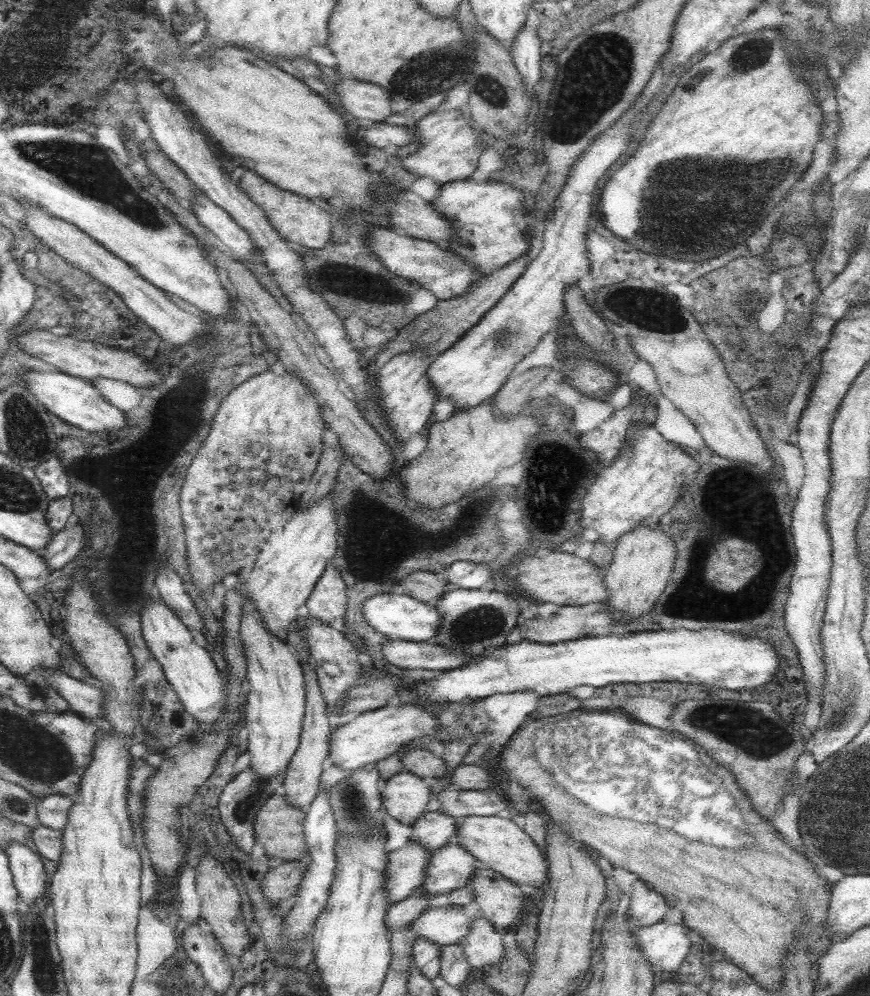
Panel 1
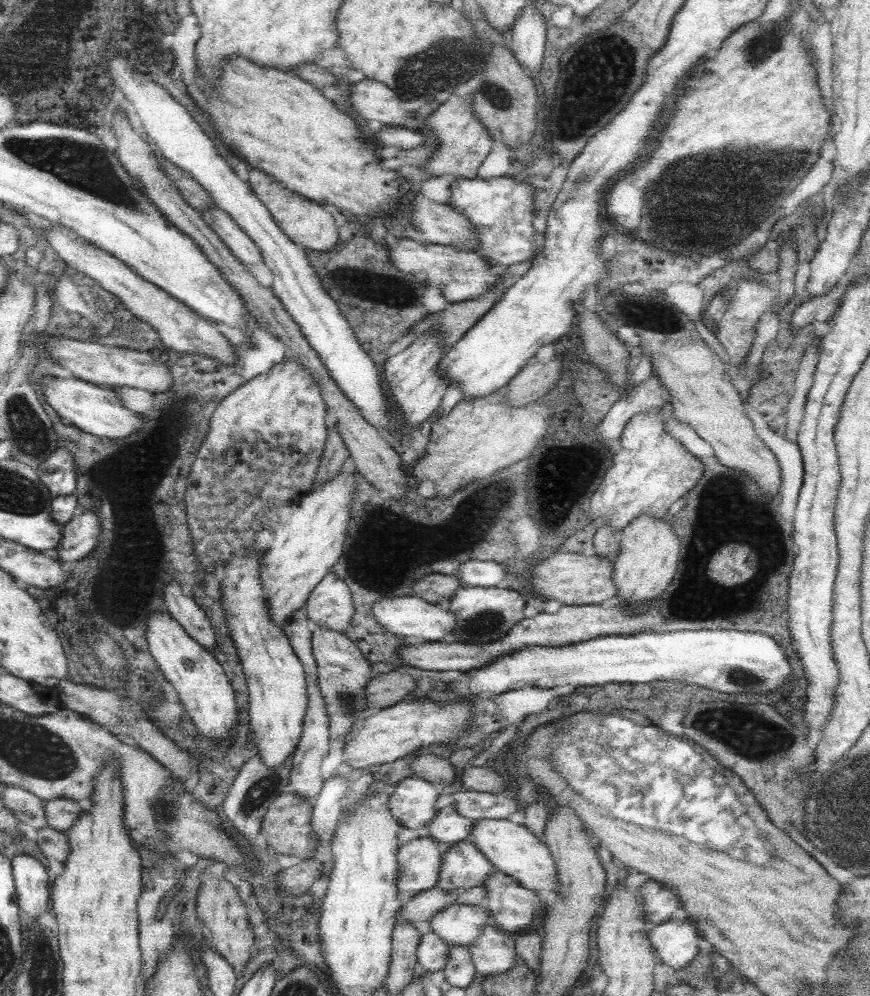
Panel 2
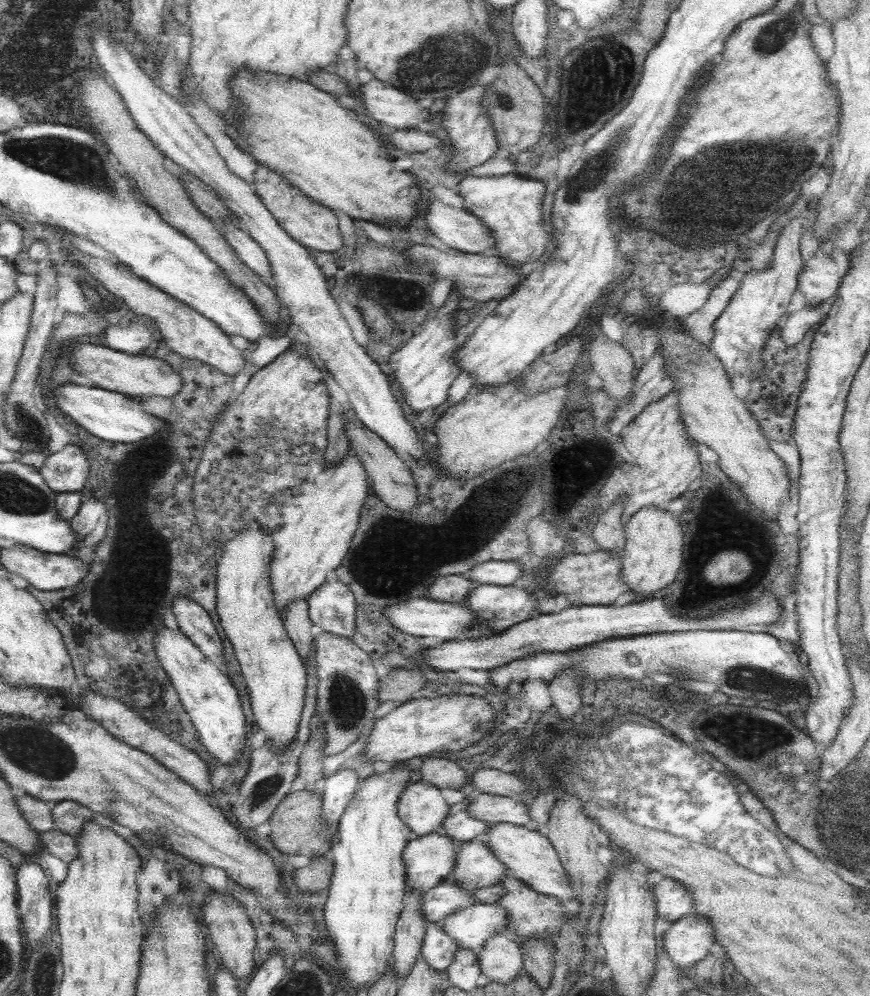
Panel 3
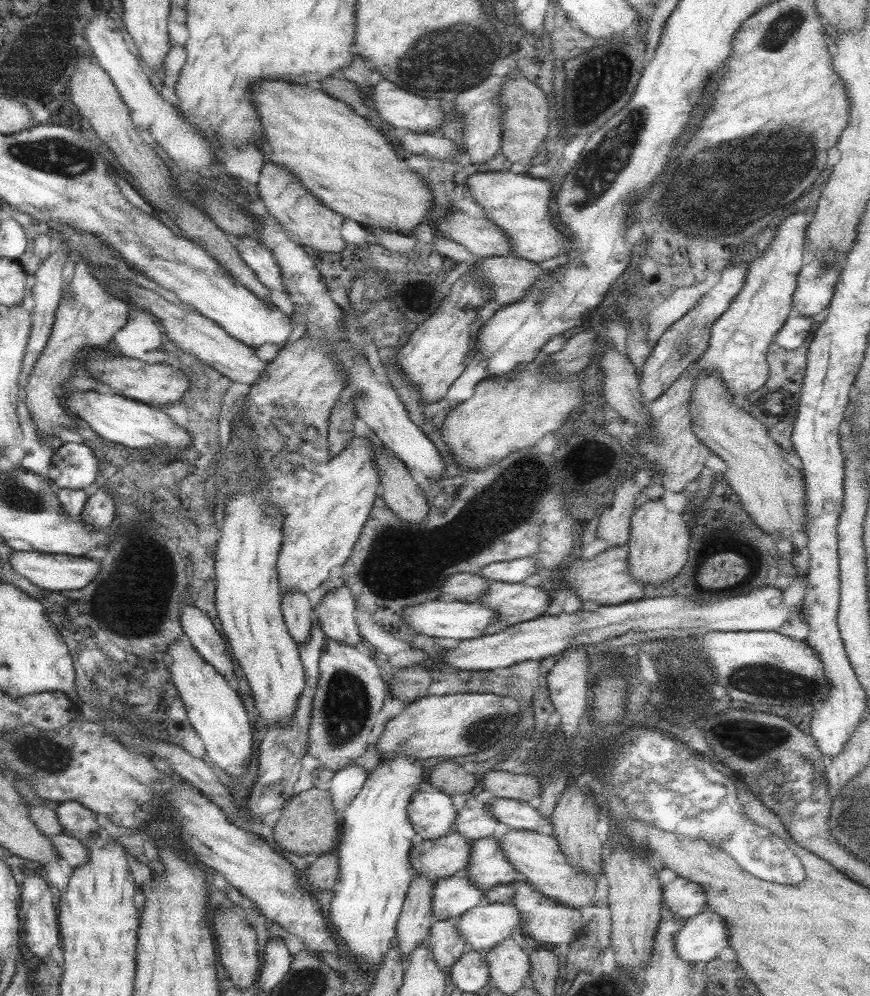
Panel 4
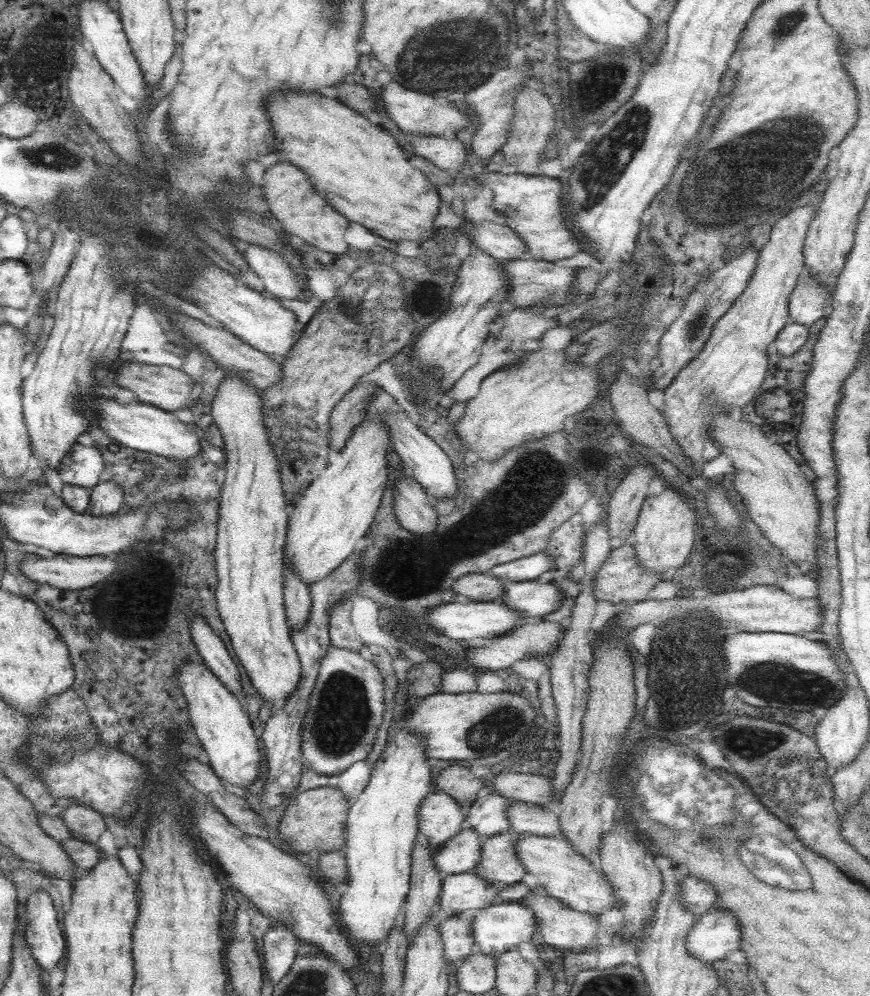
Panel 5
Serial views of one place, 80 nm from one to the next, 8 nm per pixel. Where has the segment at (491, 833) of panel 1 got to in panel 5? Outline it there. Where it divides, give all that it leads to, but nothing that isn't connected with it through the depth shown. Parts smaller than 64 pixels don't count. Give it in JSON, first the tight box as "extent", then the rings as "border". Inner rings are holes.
{"extent":[515,836,619,915],"border":[[[516,836],[516,838],[515,853],[523,865],[525,877],[533,878],[537,882],[538,890],[543,894],[559,900],[559,903],[565,904],[573,911],[590,915],[619,908],[617,898],[614,898],[611,885],[605,881],[603,873],[593,869],[587,860],[579,853],[575,853],[575,849],[571,849],[571,845],[564,838],[561,836]]]}

